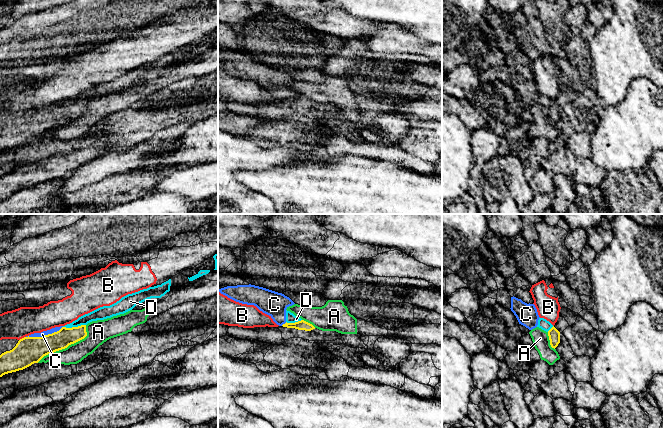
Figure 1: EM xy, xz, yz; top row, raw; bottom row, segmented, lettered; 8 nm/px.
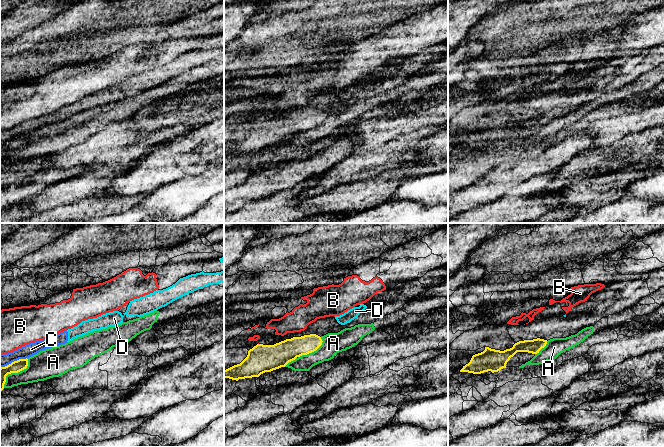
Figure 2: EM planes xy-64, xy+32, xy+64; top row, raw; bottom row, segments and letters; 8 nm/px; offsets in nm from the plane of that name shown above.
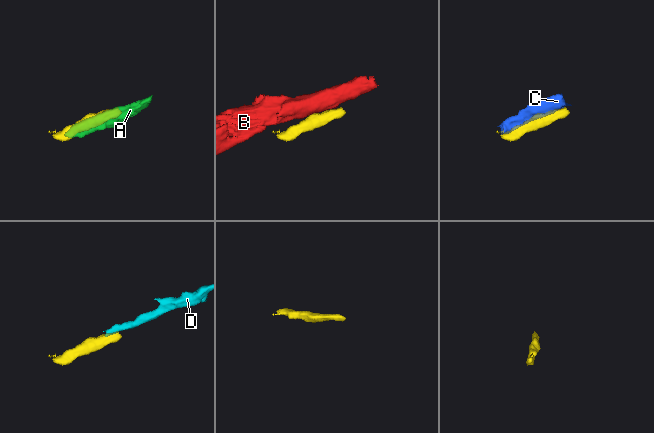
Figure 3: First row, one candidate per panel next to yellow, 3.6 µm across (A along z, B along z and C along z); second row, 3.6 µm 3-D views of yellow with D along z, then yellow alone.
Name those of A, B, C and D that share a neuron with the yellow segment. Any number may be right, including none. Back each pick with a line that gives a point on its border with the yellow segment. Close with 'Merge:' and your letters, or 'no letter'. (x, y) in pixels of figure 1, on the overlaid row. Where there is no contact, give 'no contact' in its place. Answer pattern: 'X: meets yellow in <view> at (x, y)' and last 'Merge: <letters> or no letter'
Merge: no letter

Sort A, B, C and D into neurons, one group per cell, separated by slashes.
A / B / C D

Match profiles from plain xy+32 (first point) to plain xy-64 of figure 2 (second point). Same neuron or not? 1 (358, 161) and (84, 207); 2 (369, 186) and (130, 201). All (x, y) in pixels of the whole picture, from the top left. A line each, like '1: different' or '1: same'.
1: different
2: same

